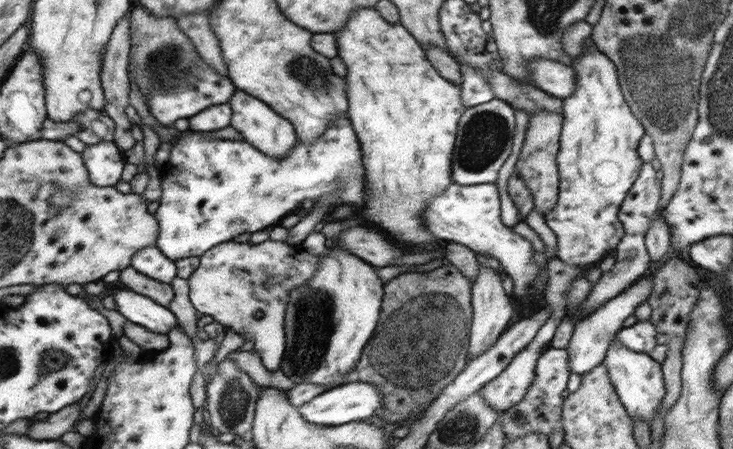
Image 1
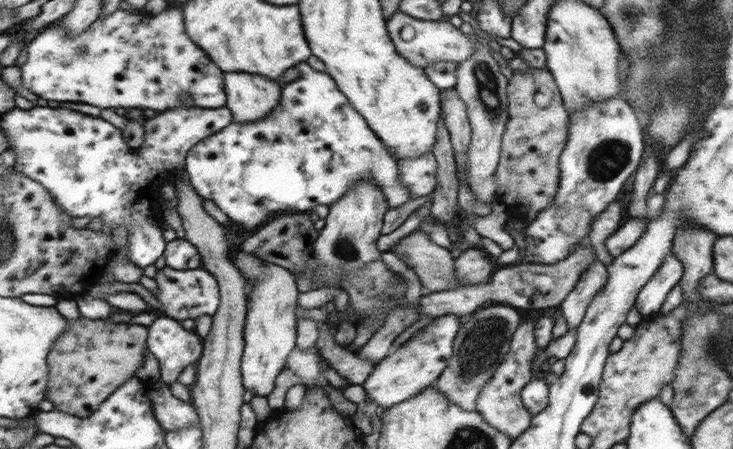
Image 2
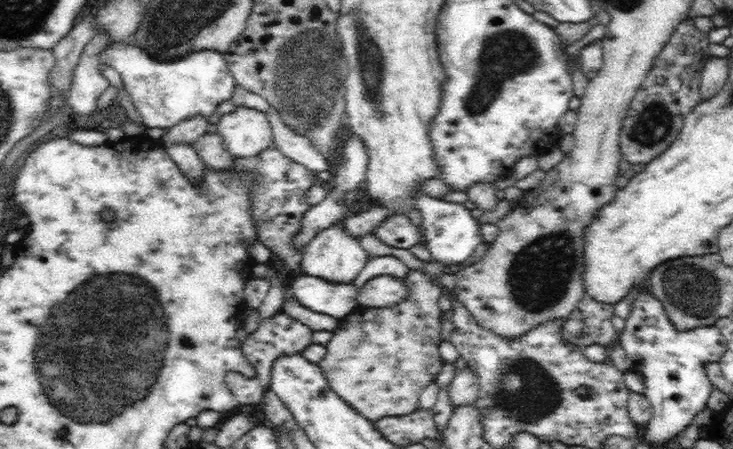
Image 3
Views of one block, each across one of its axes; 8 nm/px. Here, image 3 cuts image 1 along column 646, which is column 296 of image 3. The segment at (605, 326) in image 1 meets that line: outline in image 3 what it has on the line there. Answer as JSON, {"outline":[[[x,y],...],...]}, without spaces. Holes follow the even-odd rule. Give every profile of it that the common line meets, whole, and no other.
{"outline":[[[310,275],[290,278],[288,293],[305,308],[342,319],[360,309],[356,283],[332,283]]]}

